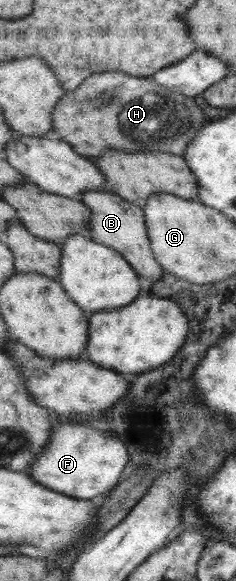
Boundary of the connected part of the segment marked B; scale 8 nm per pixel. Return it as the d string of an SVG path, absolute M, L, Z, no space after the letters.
M108 190L85 192L79 196L79 200L91 212L90 234L95 242L109 246L121 254L141 280L149 280L153 284L163 276L163 270L157 264L150 247L144 210L141 207Z

